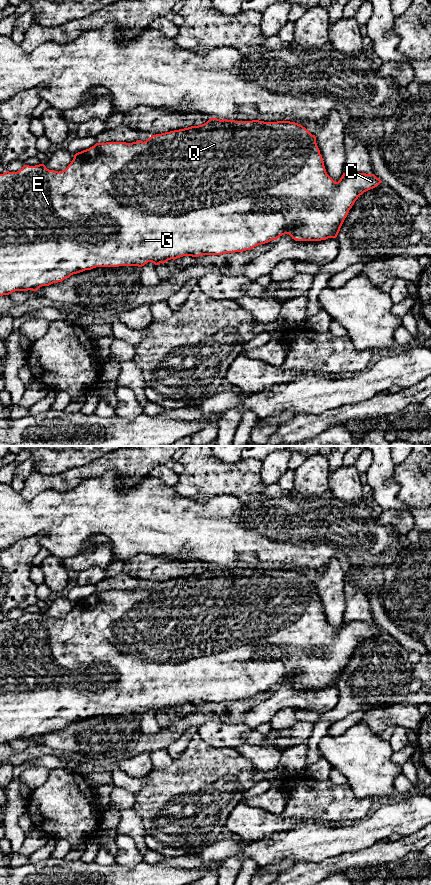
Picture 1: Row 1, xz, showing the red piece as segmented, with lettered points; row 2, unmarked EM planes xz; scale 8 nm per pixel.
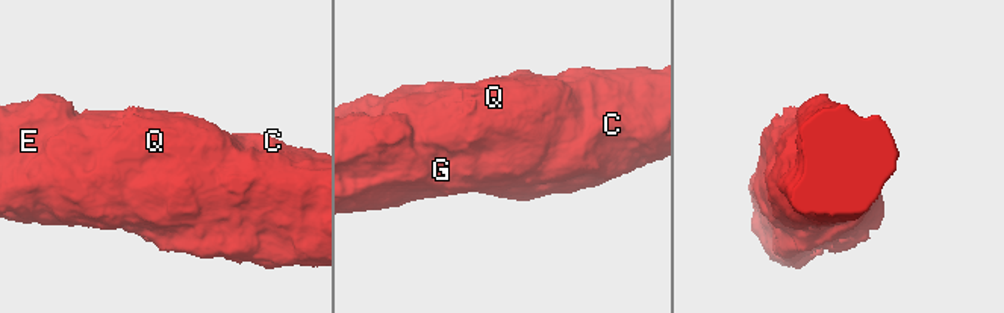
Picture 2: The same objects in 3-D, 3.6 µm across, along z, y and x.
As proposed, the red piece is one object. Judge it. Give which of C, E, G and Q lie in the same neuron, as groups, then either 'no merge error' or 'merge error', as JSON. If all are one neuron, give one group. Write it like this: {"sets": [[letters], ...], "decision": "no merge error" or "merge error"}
{"sets": [["C", "E", "G", "Q"]], "decision": "no merge error"}

